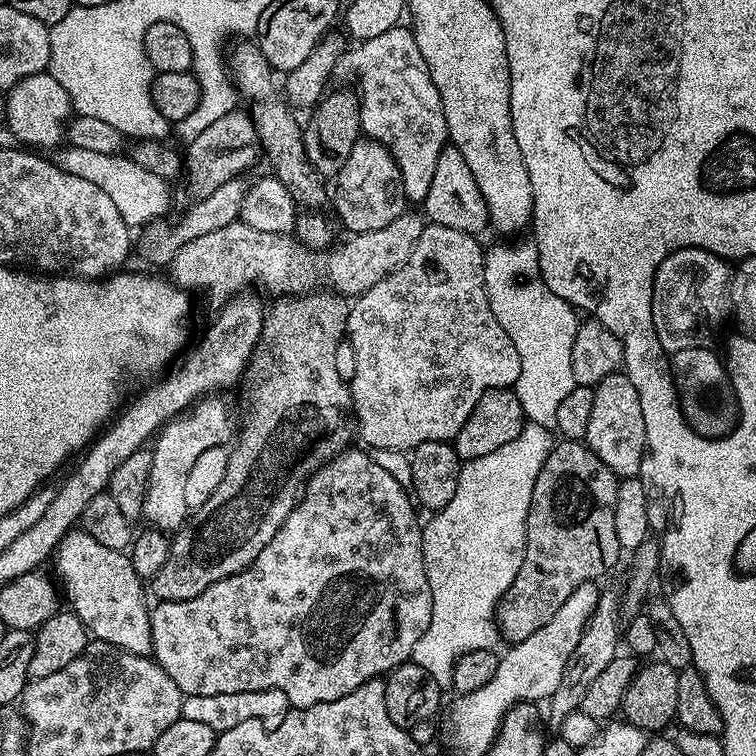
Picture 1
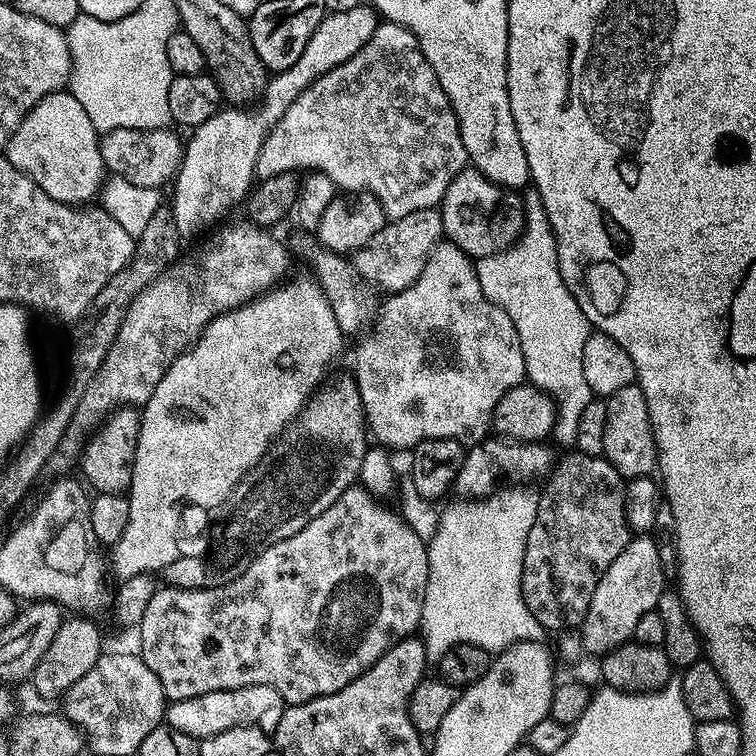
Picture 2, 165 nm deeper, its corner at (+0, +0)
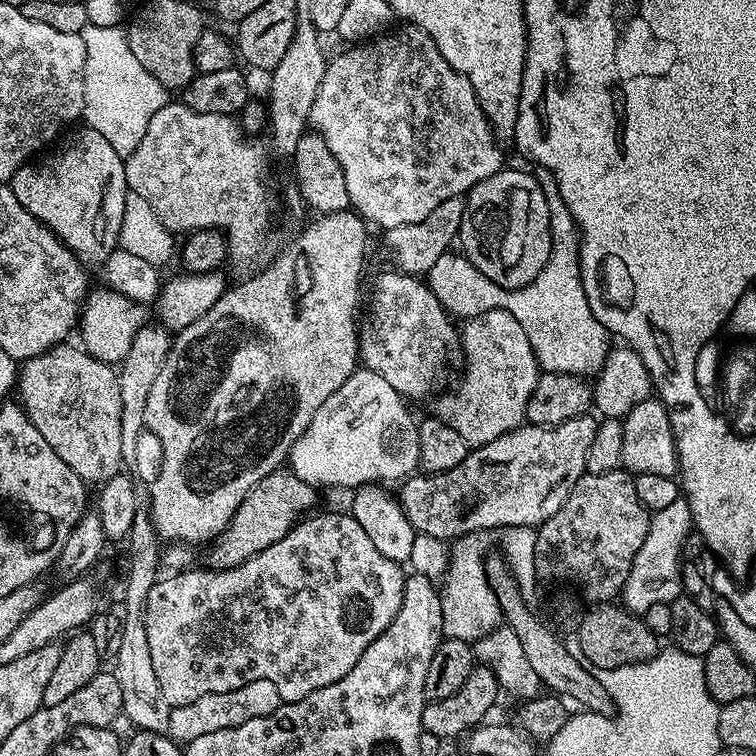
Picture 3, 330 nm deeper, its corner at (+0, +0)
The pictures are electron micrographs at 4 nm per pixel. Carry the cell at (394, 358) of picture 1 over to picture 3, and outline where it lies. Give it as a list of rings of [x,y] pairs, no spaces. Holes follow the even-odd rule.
[[[490,310],[481,316],[465,319],[463,324],[464,329],[461,327],[458,332],[458,348],[464,351],[464,373],[453,392],[437,398],[434,416],[446,422],[446,426],[454,426],[469,446],[475,446],[494,442],[494,438],[502,438],[502,434],[512,432],[525,423],[526,402],[530,402],[530,394],[534,394],[542,369],[530,346],[530,338],[526,338],[526,330],[518,326],[518,318],[514,318],[514,314],[506,310]]]

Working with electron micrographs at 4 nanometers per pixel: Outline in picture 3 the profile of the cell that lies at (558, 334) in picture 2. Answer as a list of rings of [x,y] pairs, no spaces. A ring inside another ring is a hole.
[[[537,167],[534,175],[538,186],[542,186],[542,194],[546,194],[546,206],[550,206],[552,235],[550,258],[546,266],[542,266],[538,276],[521,288],[503,288],[490,282],[490,278],[486,278],[486,274],[475,268],[464,255],[456,253],[455,256],[455,251],[449,250],[430,266],[426,274],[426,283],[428,289],[438,298],[440,305],[453,317],[471,318],[481,316],[490,310],[506,310],[514,314],[514,318],[518,318],[518,326],[526,330],[526,338],[530,338],[530,346],[543,371],[571,376],[594,374],[604,365],[610,347],[610,333],[606,330],[606,326],[602,326],[602,322],[598,322],[598,318],[594,318],[594,310],[590,310],[590,302],[586,302],[586,290],[580,277],[580,227],[574,222],[570,210],[566,210],[566,202],[562,202],[562,194],[558,194],[558,182],[550,174],[550,170]]]

